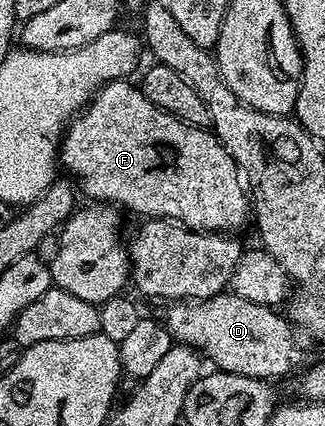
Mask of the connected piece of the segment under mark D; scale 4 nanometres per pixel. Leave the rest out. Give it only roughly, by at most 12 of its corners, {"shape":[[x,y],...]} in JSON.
{"shape":[[225,292],[162,321],[223,373],[277,380],[305,365],[297,327]]}

